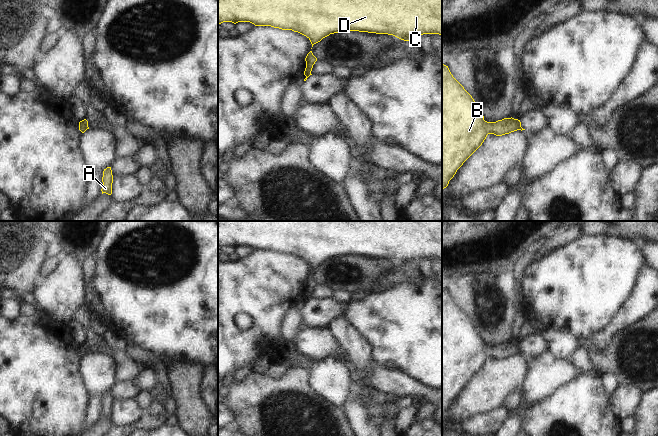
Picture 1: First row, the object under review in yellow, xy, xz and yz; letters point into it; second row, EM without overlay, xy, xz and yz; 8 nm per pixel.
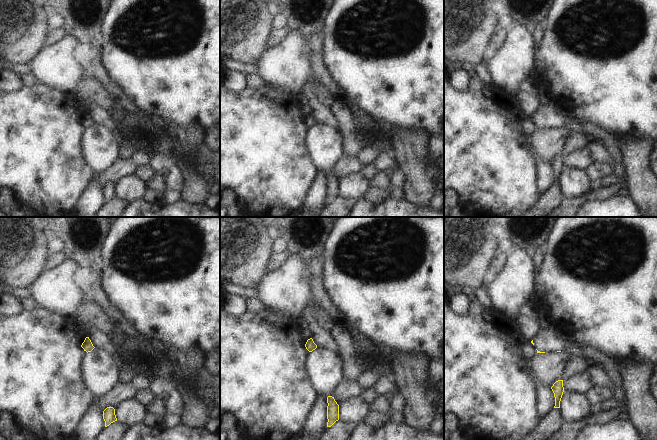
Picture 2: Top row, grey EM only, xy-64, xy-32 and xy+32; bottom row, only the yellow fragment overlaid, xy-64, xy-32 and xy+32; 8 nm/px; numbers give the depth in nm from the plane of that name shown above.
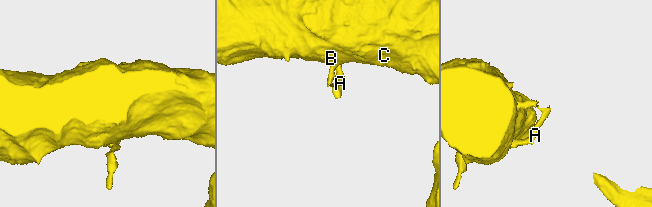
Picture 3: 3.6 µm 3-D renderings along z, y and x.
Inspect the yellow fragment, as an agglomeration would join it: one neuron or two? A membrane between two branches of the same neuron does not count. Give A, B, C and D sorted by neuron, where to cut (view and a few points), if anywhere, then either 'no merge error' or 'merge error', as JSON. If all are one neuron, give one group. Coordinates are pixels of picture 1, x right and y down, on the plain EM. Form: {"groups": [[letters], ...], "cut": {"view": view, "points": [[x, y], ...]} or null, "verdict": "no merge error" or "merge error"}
{"groups": [["A"], ["B", "C", "D"]], "cut": {"view": "xz", "points": [[310, 297], [306, 301]]}, "verdict": "merge error"}

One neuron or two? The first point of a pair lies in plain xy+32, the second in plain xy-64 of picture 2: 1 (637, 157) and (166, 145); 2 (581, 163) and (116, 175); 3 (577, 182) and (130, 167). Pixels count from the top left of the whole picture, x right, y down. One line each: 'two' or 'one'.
1: two
2: one
3: two

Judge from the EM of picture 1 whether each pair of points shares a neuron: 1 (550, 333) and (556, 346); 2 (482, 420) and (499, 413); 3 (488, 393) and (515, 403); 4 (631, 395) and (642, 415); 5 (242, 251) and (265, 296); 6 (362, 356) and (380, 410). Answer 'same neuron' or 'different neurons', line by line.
1: same neuron
2: same neuron
3: different neurons
4: different neurons
5: different neurons
6: same neuron

